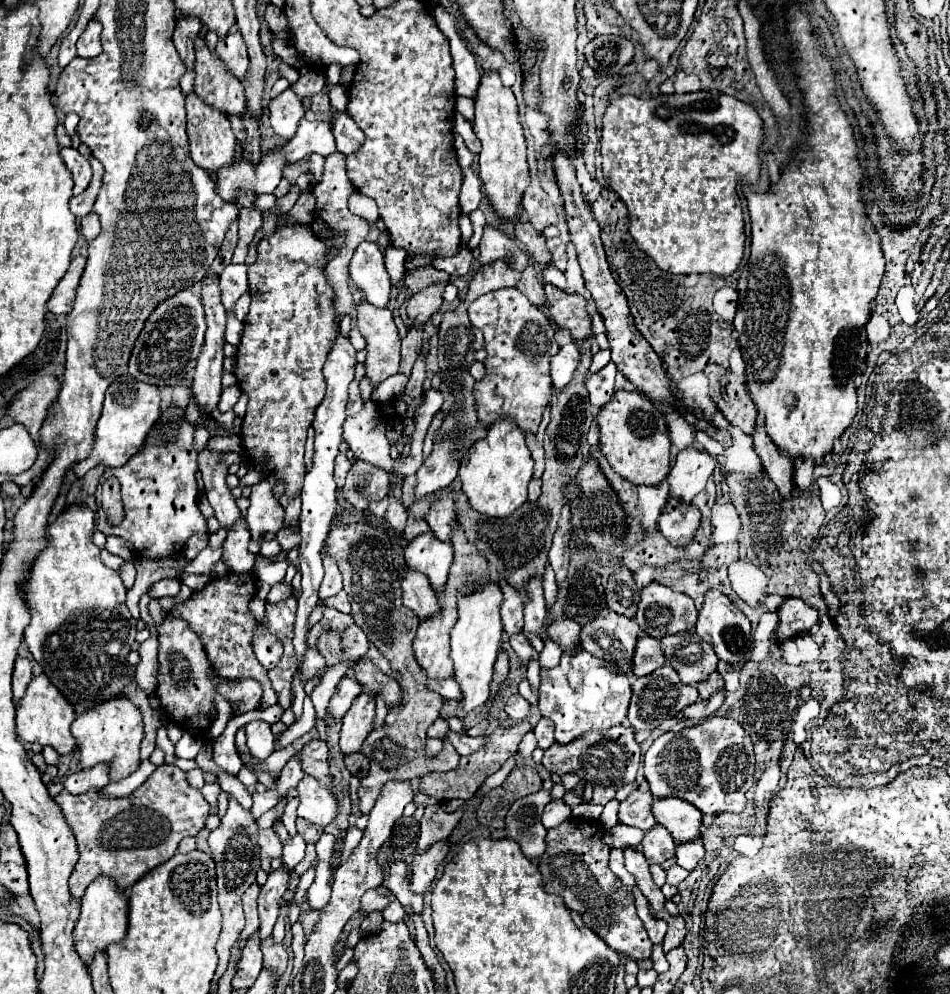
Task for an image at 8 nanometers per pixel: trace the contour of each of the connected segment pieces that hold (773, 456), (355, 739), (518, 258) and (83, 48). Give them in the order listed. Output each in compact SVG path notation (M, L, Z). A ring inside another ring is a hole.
M755 428L753 444L755 444L757 456L763 462L765 474L773 480L779 494L785 500L791 498L791 492L795 486L793 486L793 462L789 460L789 456L781 456L781 452L777 452L777 446L769 440L765 428Z
M359 694L355 702L351 704L349 712L343 716L343 726L341 726L341 752L343 754L355 754L361 750L363 740L371 732L375 716L375 698L369 694Z
M485 226L479 250L481 250L479 256L481 266L487 266L495 260L505 260L511 268L523 272L529 264L529 256L517 246L517 242L493 226Z
M91 20L85 28L85 32L81 34L81 38L77 40L77 56L81 58L93 58L101 52L101 24L97 24L97 20Z

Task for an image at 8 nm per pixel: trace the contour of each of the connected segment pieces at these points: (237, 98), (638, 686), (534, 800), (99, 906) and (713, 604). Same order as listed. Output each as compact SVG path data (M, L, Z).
M201 32L195 44L195 94L223 114L241 116L245 112L245 94L241 92L241 82L221 68L217 54L209 52L205 46L203 34L205 32Z
M669 666L659 668L657 672L651 672L649 676L641 676L635 680L633 684L633 700L629 704L629 722L635 730L645 730L645 728L653 728L653 722L661 722L667 718L675 718L677 712L681 712L685 706L695 704L699 698L697 688L693 686L685 686L681 684L677 672Z
M539 790L511 804L505 818L505 838L515 840L529 860L539 860L547 848L547 830L541 824L545 804L551 800L547 790Z
M95 880L81 898L81 916L73 930L77 954L85 964L93 962L97 952L107 952L111 944L119 944L127 934L127 896L113 888L113 880Z
M719 590L707 592L695 628L697 628L697 634L713 646L717 658L727 664L741 662L751 646L751 624L749 624L747 616L741 610L737 610L735 604L731 604L731 600L727 596L723 596Z

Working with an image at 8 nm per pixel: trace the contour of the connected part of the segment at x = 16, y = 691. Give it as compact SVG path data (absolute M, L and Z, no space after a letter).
M19 654L15 660L15 670L13 670L13 698L15 704L17 700L25 694L25 688L31 680L31 656L29 654Z

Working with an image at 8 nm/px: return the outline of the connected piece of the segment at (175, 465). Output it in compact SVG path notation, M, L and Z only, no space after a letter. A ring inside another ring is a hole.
M167 406L161 420L147 436L145 448L135 454L125 468L109 468L100 479L94 494L97 503L98 525L103 534L115 534L135 546L135 554L143 558L169 558L183 552L187 538L193 534L209 534L207 520L197 506L197 452L193 450L193 426L185 422L185 412ZM109 476L121 482L121 496L125 518L121 524L111 526L101 507L102 484Z

